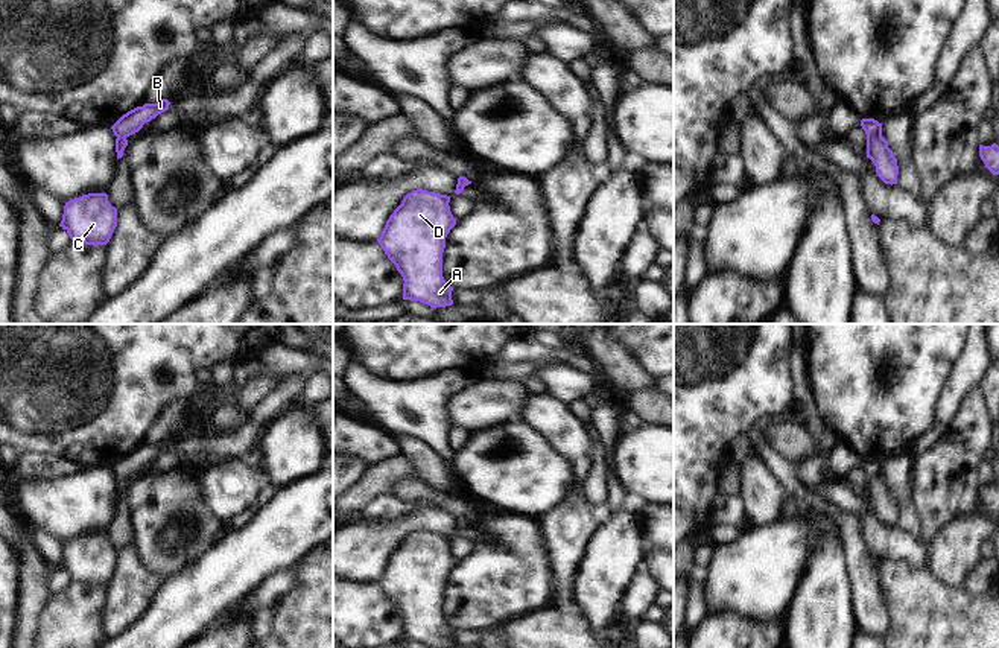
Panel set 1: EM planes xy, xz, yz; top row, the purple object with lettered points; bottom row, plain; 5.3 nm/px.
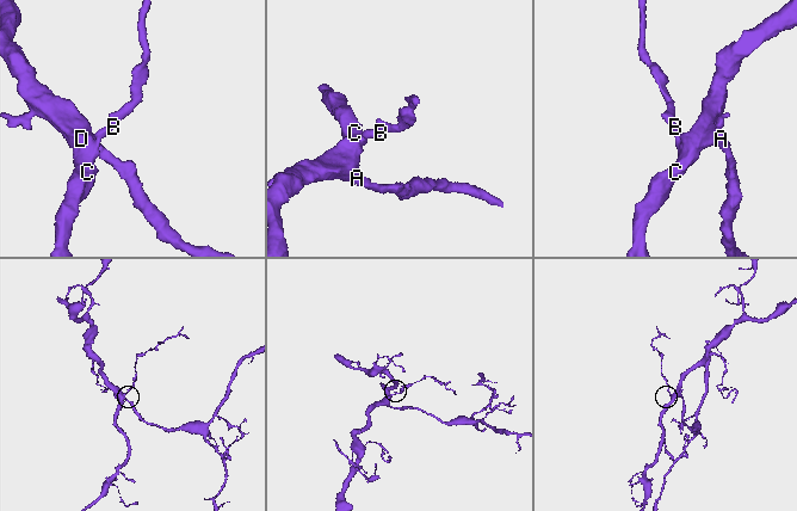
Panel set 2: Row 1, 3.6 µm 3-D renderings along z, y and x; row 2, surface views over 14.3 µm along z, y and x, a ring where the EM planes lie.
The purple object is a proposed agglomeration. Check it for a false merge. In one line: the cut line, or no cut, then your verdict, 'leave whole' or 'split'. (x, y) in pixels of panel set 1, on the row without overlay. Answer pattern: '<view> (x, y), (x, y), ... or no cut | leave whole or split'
no cut | leave whole

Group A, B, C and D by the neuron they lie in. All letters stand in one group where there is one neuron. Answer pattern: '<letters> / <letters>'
A B C D

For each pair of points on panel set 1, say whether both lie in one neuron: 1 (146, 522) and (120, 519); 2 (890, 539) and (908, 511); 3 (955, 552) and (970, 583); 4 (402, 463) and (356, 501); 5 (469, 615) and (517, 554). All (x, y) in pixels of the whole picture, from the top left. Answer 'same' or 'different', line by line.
1: different
2: different
3: different
4: same
5: same

